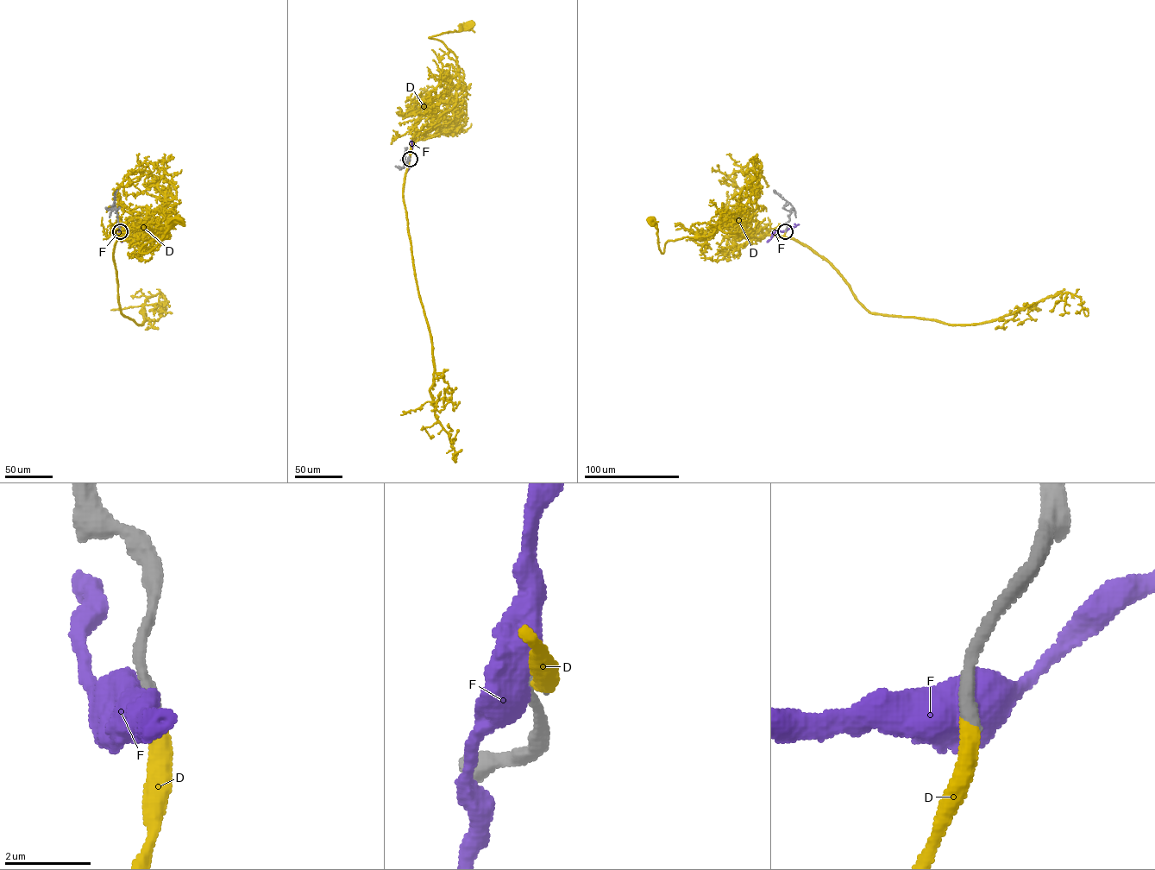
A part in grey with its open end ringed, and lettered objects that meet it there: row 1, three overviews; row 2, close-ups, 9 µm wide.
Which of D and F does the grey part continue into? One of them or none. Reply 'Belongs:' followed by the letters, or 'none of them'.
Belongs: D

